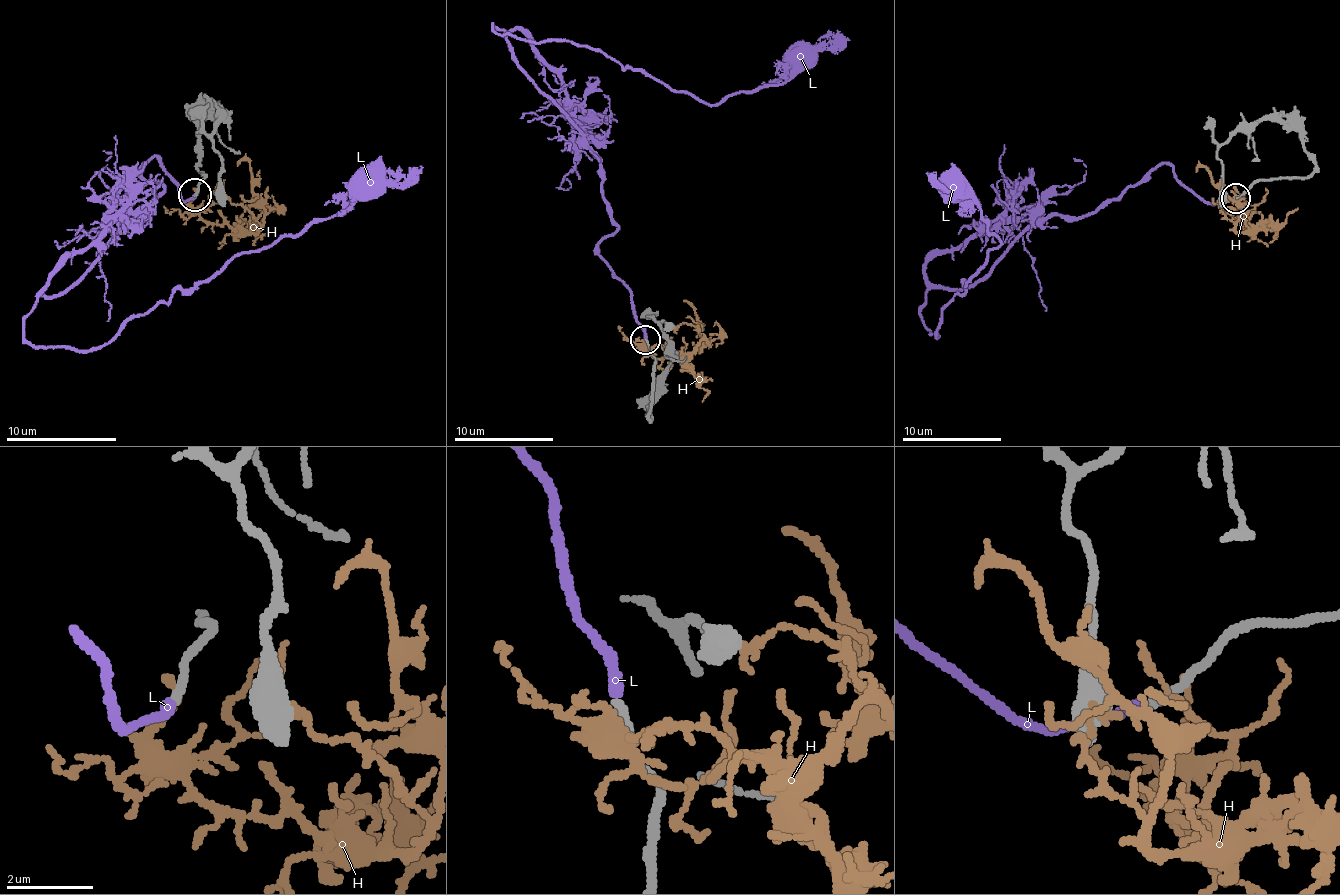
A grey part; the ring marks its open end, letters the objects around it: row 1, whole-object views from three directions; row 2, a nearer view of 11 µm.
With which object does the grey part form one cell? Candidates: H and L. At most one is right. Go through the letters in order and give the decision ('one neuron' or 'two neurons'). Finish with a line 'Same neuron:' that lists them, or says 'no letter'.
H: two neurons
L: one neuron
Same neuron: L

